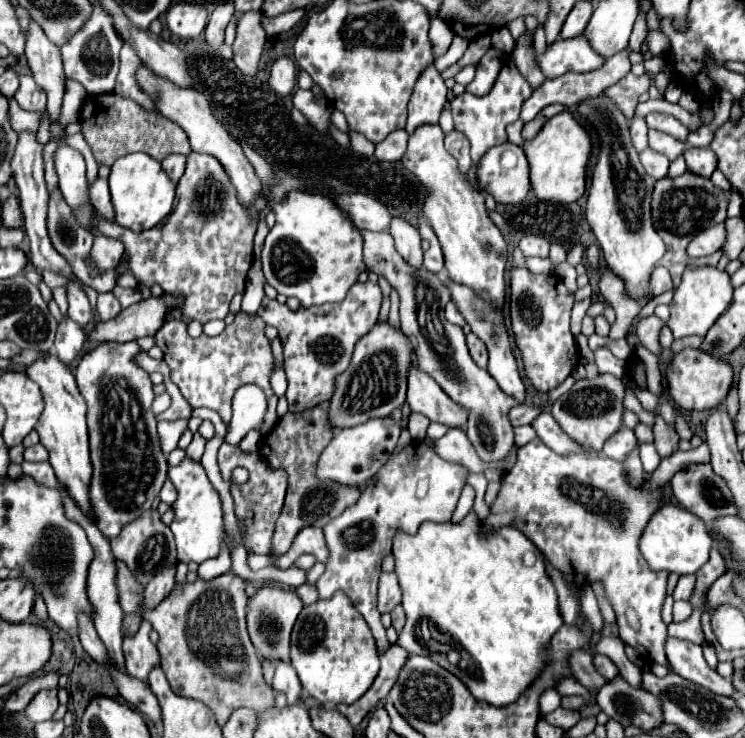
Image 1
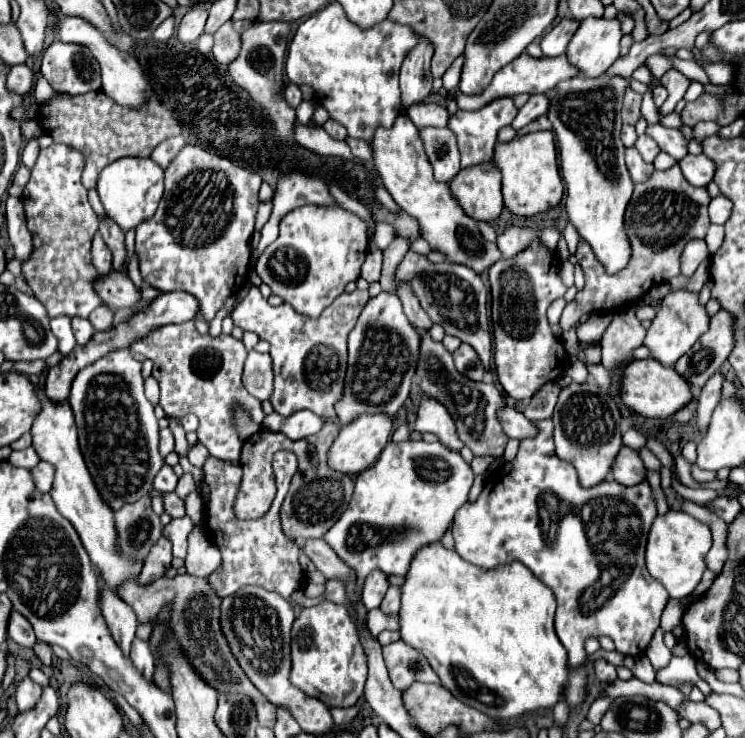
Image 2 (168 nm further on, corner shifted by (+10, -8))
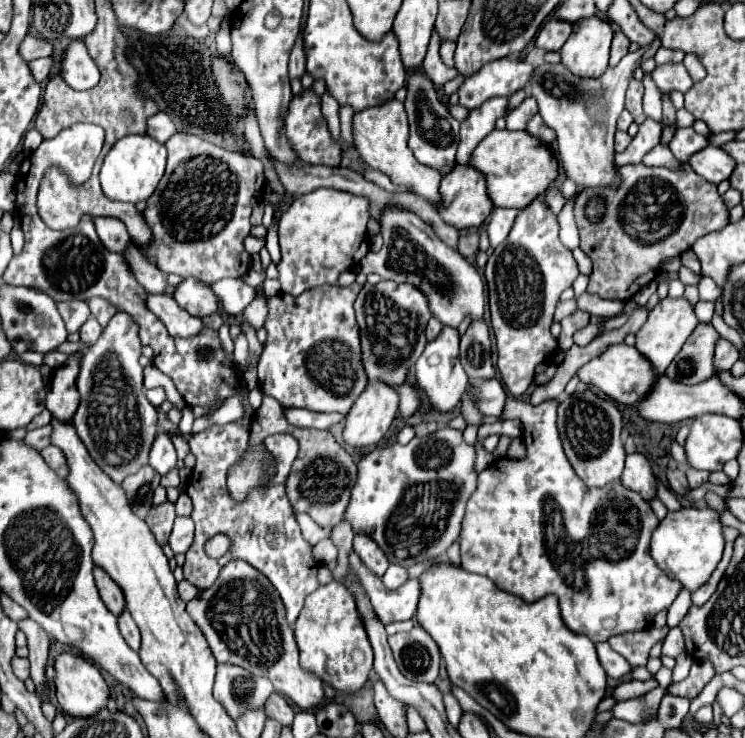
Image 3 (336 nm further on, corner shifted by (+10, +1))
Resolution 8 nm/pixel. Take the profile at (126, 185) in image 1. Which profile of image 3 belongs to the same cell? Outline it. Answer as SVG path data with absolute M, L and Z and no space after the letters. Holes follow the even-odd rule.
M126 135L114 143L110 153L104 159L102 171L100 171L100 181L102 181L102 191L108 199L112 201L128 201L128 203L138 203L148 199L154 189L158 187L166 167L166 147L164 143L158 143L150 135Z

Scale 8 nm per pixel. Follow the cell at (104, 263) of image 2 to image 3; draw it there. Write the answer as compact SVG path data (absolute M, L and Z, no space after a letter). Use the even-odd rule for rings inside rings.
M94 217L94 225L96 225L98 237L106 249L116 251L116 253L126 251L130 237L128 237L126 225L122 225L122 221L118 221L116 217Z

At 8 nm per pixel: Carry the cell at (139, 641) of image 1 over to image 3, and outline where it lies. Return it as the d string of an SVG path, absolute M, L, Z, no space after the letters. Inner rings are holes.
M94 567L94 579L96 579L96 587L100 591L100 597L104 601L104 605L114 613L114 615L120 615L122 609L124 609L124 593L122 589L112 581L112 577L102 571L100 567Z

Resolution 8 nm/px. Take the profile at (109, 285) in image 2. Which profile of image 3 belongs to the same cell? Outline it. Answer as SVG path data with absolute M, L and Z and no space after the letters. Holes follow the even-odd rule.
M148 295L148 307L160 317L160 321L166 325L170 335L194 337L206 329L202 319L192 317L188 311L178 307L174 297L170 297L170 295L166 295L166 297Z

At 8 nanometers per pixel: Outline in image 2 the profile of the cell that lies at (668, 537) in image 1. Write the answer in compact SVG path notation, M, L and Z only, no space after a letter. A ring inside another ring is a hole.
M668 510L662 516L656 516L650 534L648 534L648 544L646 544L646 568L648 572L664 584L668 594L672 598L684 598L690 596L690 592L696 588L700 582L706 564L704 564L704 554L712 546L712 536L710 530L692 518L690 514L682 510Z

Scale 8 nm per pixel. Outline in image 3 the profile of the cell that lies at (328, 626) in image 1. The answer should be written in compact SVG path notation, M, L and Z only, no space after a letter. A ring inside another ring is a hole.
M332 581L306 597L304 609L294 625L294 635L300 649L300 665L334 689L354 693L368 681L372 671L372 647L356 601L344 583Z

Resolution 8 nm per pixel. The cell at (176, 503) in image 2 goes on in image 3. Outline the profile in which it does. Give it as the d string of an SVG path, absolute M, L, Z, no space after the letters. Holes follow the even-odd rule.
M182 493L178 497L178 501L176 501L176 513L180 517L190 517L190 513L192 513L192 501L190 501L190 497L186 493Z

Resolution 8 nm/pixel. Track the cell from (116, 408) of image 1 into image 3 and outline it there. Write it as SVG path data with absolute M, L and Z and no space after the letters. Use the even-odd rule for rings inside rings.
M118 311L98 343L88 349L80 365L78 391L82 403L72 423L94 463L98 463L114 483L124 481L148 463L150 445L158 433L154 407L142 393L144 377L138 363L140 353L142 343L138 337L138 323L128 313Z

